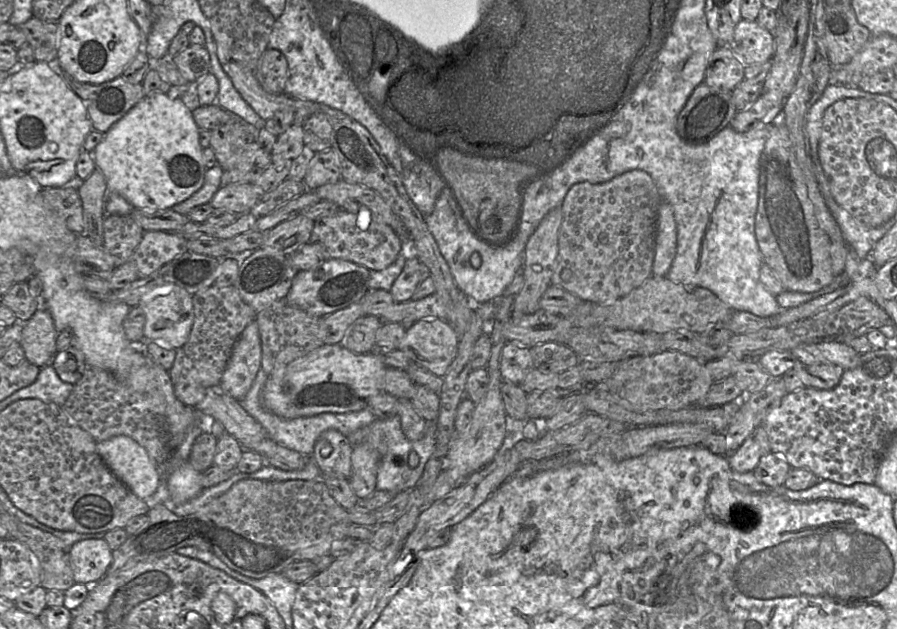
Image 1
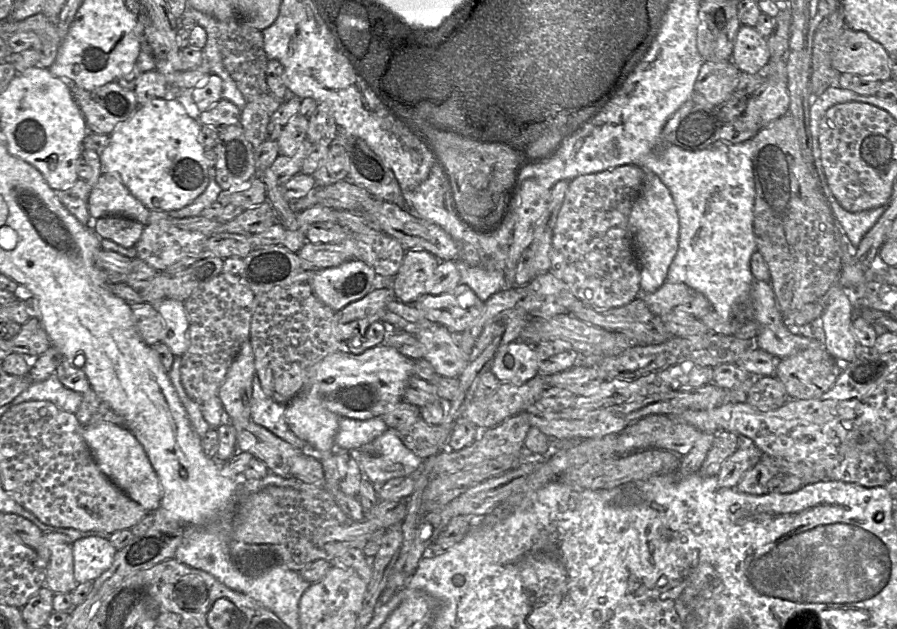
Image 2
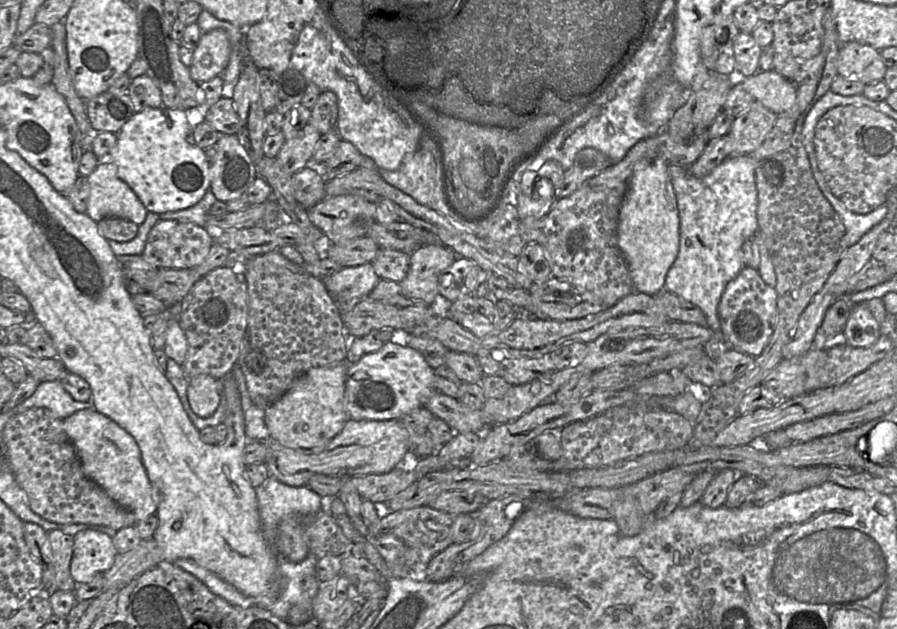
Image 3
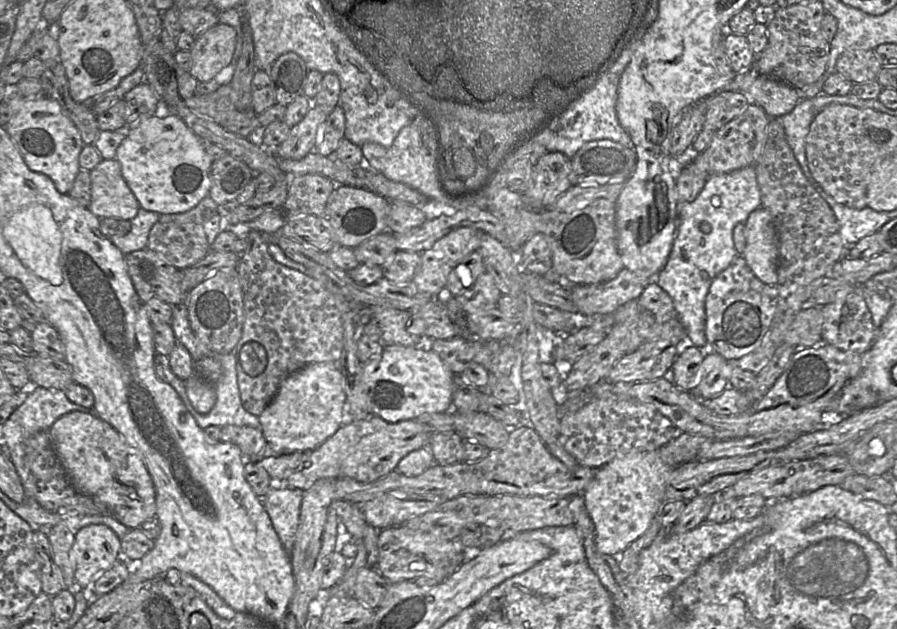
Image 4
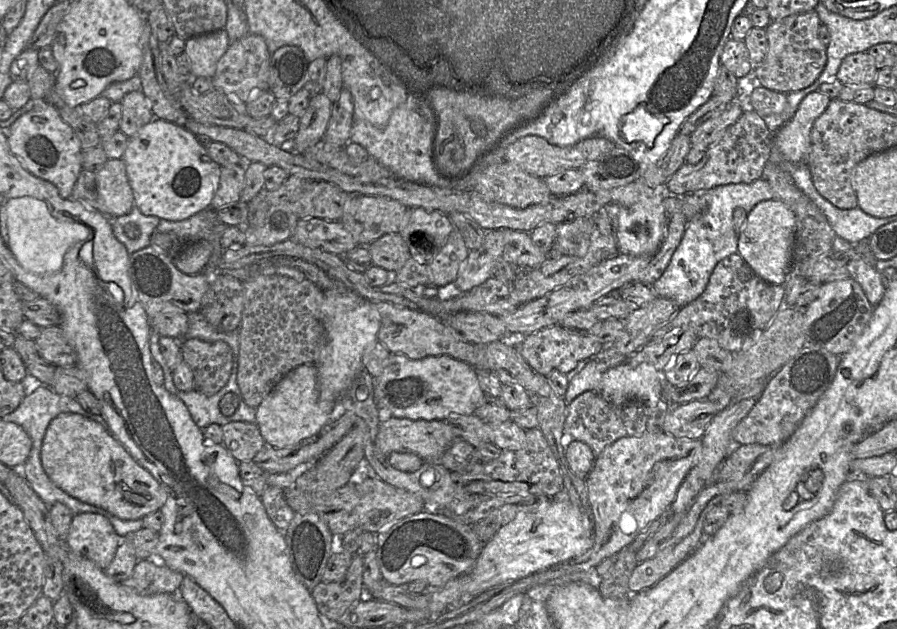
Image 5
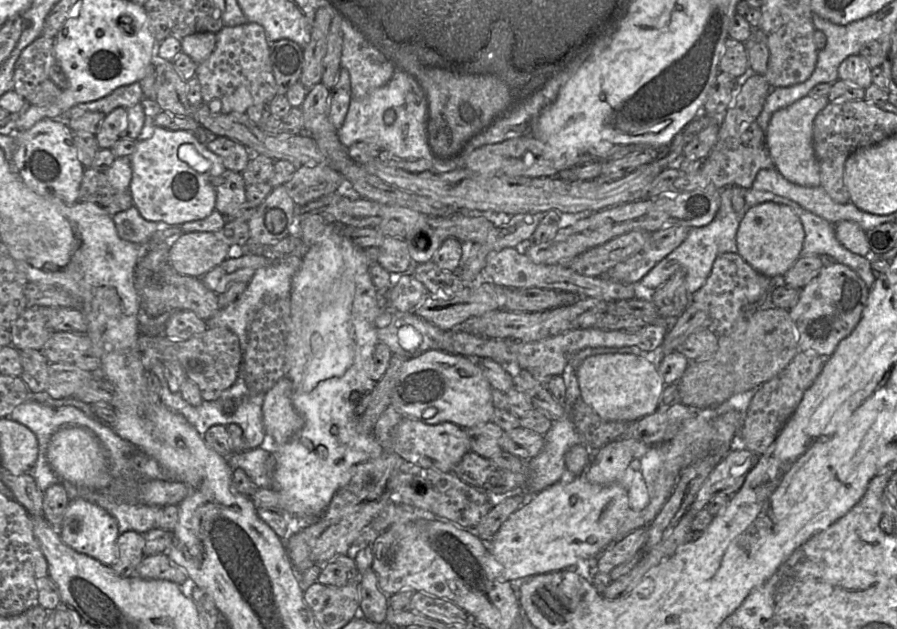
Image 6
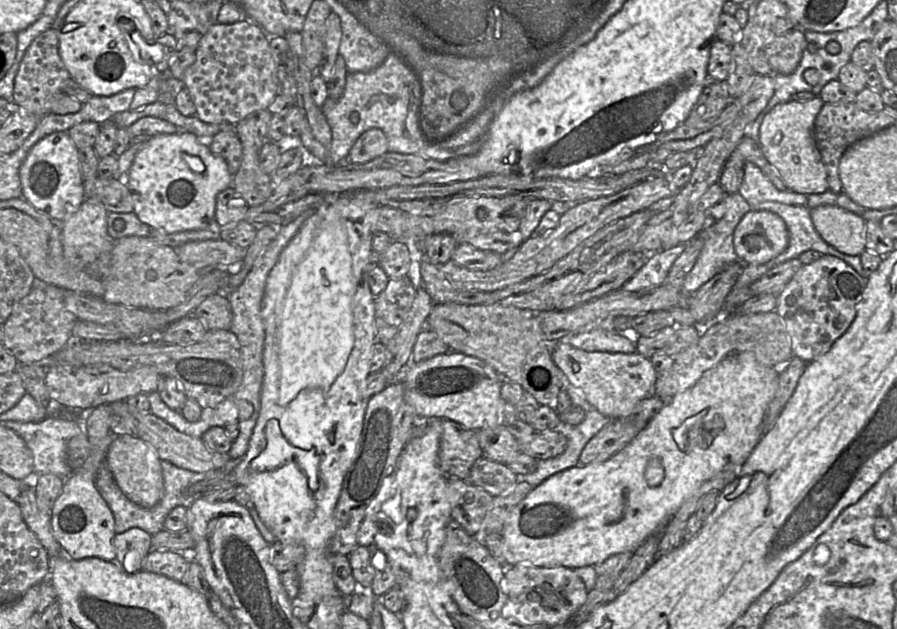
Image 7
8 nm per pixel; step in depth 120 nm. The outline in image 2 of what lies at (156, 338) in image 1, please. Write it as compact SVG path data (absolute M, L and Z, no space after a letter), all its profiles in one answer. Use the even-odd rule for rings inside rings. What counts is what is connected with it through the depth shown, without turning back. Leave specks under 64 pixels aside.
M167 299L153 306L161 320L161 342L174 356L182 357L189 346L189 323L184 302Z

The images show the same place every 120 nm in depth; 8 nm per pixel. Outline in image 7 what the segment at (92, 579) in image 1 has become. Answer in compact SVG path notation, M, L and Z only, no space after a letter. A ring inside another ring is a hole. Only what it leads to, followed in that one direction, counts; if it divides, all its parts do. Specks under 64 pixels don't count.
M108 404L99 405L86 413L81 422L90 442L90 454L84 464L64 481L63 491L51 511L52 533L62 550L74 560L99 558L113 562L116 559L114 516L95 486L96 474L105 465L112 442L109 427L112 415Z

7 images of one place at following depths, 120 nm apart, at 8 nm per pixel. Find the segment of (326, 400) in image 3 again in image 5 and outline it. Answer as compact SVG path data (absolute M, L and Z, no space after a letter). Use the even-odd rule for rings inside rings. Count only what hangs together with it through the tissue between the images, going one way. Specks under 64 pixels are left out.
M313 363L297 366L287 373L257 407L256 424L265 443L275 448L300 444L317 436L331 420L320 406L317 367Z

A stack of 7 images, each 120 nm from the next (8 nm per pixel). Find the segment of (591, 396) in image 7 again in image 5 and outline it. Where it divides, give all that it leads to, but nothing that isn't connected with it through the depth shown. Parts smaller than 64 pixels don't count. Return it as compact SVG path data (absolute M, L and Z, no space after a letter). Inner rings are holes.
M623 362L603 373L599 392L615 406L640 400L651 408L660 408L664 405L663 380L662 372L651 364L632 366Z

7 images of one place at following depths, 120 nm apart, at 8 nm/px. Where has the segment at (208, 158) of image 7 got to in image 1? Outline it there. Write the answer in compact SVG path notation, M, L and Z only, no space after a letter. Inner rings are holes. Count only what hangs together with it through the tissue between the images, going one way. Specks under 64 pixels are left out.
M155 93L145 96L134 105L120 120L113 124L104 134L103 140L90 152L95 161L96 167L103 173L108 192L113 192L124 197L135 208L140 209L168 209L179 204L197 192L204 184L206 167L203 163L203 148L199 142L200 128L195 123L192 111L180 99L171 99L165 93Z

